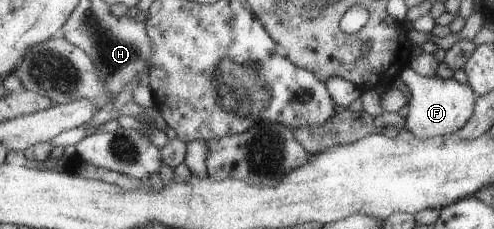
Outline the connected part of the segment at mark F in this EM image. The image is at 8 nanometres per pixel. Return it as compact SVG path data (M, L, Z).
M408 67L401 71L399 77L409 91L405 128L413 138L429 139L452 135L469 122L469 118L473 115L474 93L467 84L460 85L452 78L422 77Z

